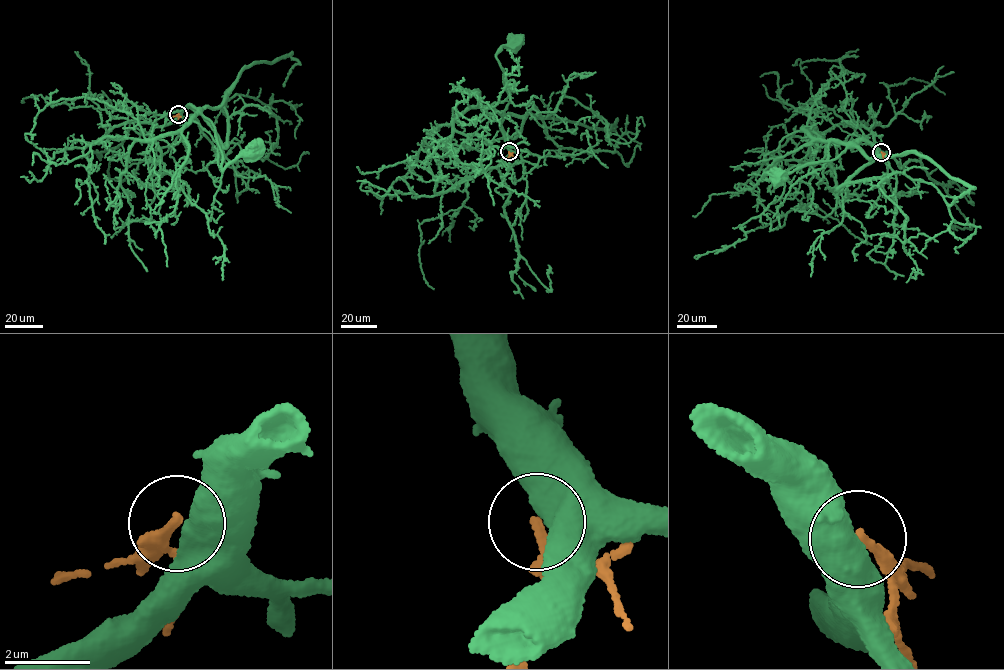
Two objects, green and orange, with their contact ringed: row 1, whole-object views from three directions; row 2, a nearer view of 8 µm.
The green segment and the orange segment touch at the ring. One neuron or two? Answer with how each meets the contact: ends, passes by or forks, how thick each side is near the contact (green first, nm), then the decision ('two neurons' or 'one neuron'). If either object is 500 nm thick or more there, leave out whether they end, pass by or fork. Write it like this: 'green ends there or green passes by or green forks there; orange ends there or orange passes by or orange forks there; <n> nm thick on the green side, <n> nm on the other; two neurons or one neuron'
750 nm thick on the green side, 240 nm on the other; two neurons

